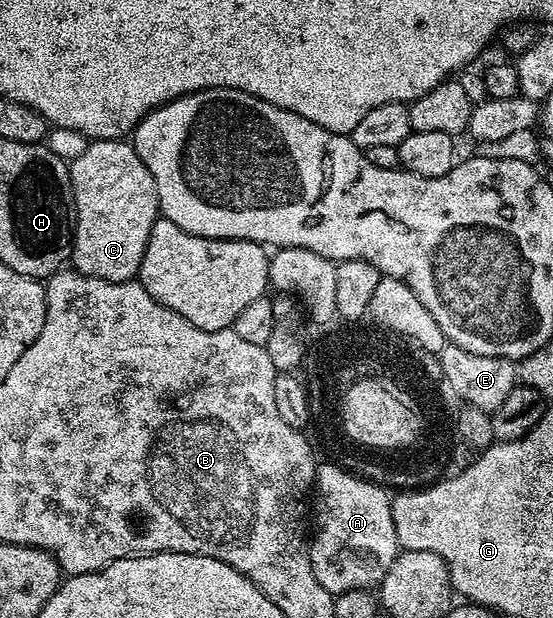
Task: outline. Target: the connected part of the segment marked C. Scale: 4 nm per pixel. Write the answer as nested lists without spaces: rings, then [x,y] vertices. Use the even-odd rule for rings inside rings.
[[[95,139],[69,164],[74,192],[72,267],[81,275],[113,283],[129,283],[137,276],[148,249],[152,225],[160,218],[156,181],[140,161],[133,142]]]

